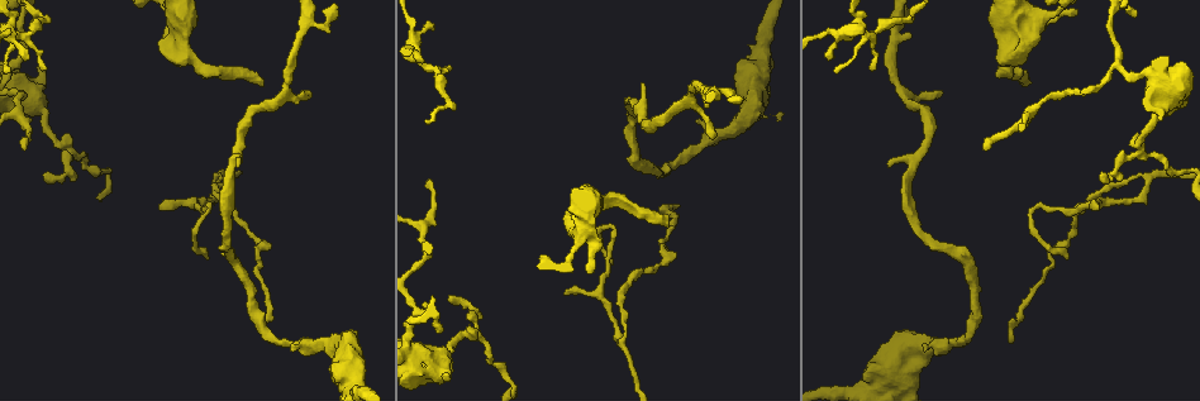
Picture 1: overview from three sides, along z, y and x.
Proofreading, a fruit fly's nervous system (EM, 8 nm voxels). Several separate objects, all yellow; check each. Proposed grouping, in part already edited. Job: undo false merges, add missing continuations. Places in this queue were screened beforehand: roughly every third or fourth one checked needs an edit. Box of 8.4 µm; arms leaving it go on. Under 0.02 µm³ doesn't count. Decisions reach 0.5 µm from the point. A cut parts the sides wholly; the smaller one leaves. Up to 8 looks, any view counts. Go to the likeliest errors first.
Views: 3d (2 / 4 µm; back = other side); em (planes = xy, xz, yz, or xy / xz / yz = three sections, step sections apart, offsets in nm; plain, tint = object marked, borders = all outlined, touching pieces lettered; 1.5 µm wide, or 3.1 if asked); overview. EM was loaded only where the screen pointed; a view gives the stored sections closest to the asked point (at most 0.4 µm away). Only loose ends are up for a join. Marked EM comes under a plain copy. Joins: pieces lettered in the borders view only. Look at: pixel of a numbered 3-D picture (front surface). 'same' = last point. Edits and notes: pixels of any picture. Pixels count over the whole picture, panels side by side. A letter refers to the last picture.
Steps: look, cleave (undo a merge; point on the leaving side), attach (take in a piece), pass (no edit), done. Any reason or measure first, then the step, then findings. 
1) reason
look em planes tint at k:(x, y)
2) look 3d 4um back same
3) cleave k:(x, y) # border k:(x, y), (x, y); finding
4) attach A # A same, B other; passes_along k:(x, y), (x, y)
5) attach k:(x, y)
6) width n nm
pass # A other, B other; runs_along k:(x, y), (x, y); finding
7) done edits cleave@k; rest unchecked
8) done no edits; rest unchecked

end of a long branch
look em xy step 4 tint at 1:(667, 224)

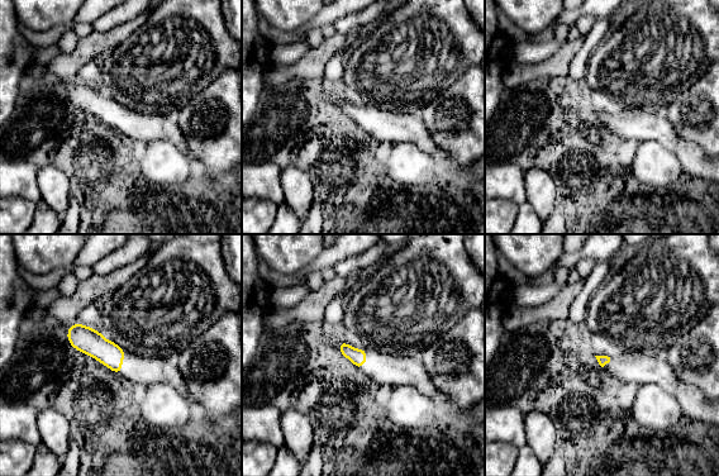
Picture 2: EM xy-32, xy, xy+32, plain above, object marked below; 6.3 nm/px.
look em xy step 4 borders same

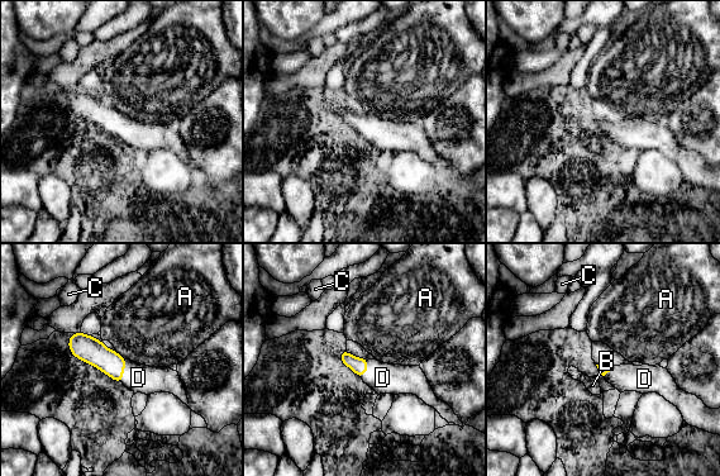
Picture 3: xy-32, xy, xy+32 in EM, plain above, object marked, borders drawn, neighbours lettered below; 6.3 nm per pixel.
attach 3:(138, 377) # A other, B other, C other, D same; passes_along 3:(91, 351), (124, 370), (138, 377); it goes on there

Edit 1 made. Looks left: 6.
look overview

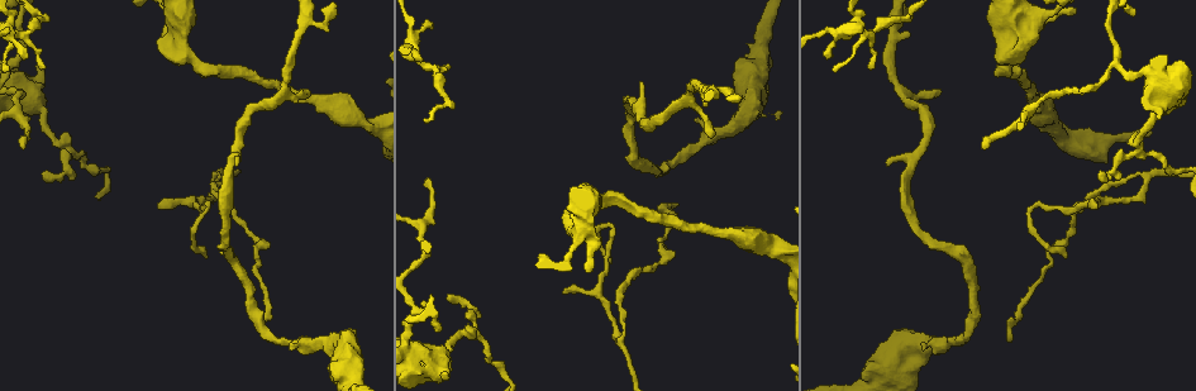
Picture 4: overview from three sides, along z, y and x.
free end
look 3d 4um at 4:(1011, 340)

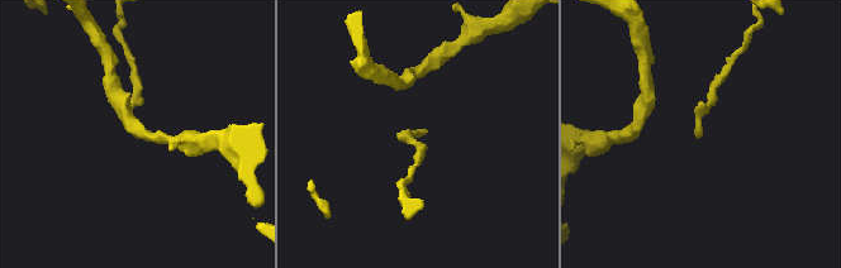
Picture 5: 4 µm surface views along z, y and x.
need the tissue
look em yz step 8 tint at 5:(696, 132)

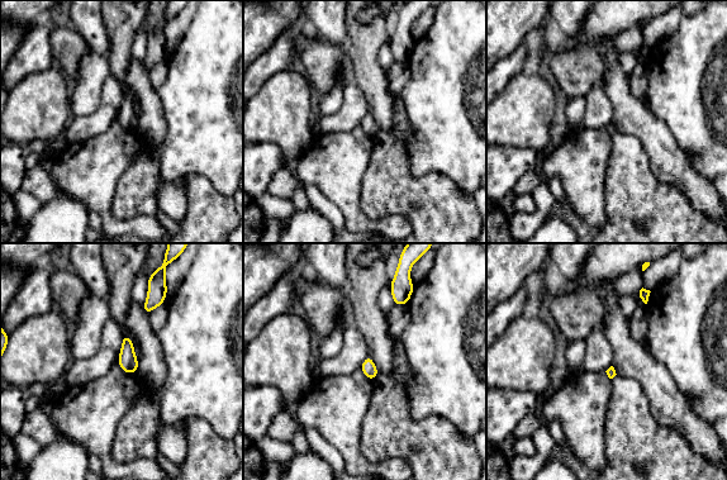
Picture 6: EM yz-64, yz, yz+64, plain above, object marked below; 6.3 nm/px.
see the neighbours
look em yz step 8 borders same

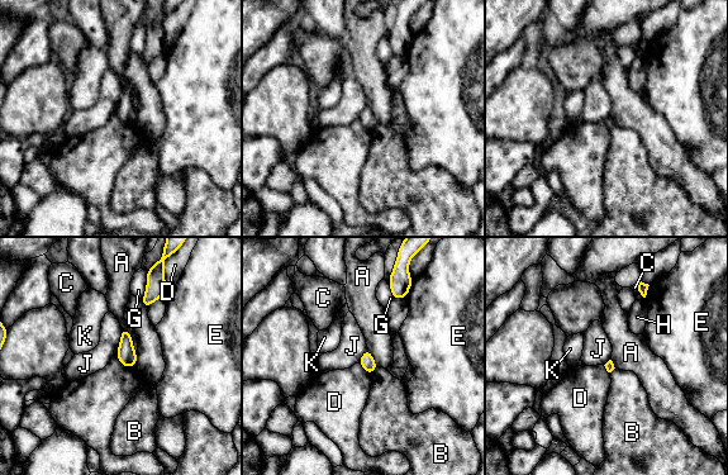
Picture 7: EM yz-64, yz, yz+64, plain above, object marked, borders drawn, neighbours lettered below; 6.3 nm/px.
pass # A other, B other, C other, D other, E other, G other, H other, J other, K other; border 7:(122, 328), (119, 346), (115, 352); no lettered piece goes on from it

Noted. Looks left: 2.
thin end
look em yz step 4 tint at 4:(449, 294)

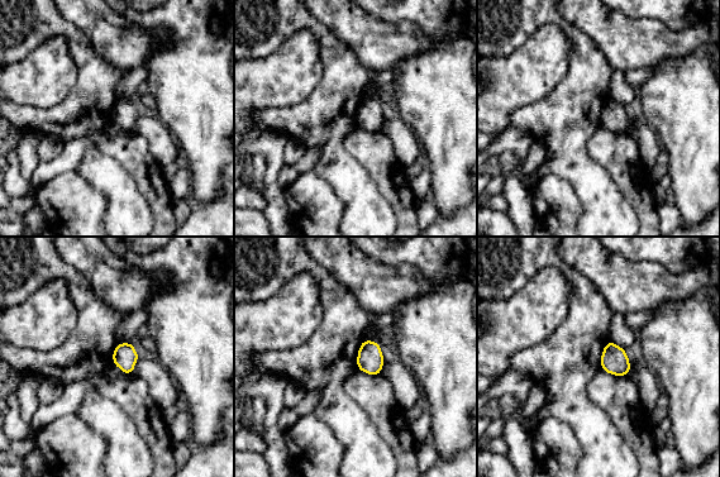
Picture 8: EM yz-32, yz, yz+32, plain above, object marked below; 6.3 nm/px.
cut it another way
look em planes borders same

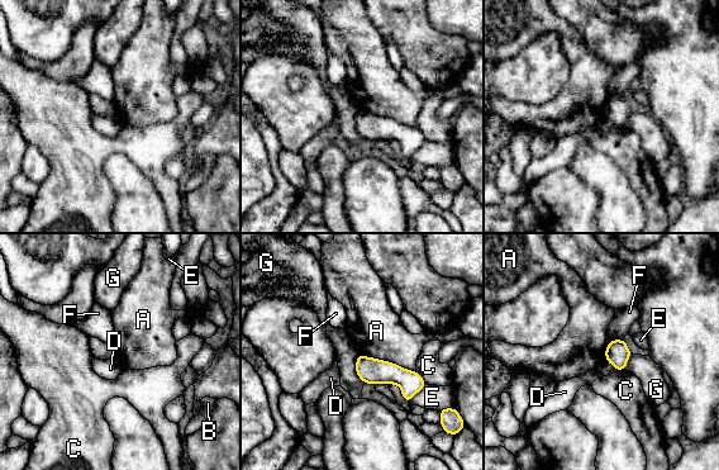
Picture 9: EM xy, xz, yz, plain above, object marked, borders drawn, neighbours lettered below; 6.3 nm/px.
width 160 nm
pass # A other, B other, C other, D other, E other, F other, G other; border 9:(360, 352), (415, 370); no lettered piece goes on from it

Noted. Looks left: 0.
done edits attach@3; rest unchecked

